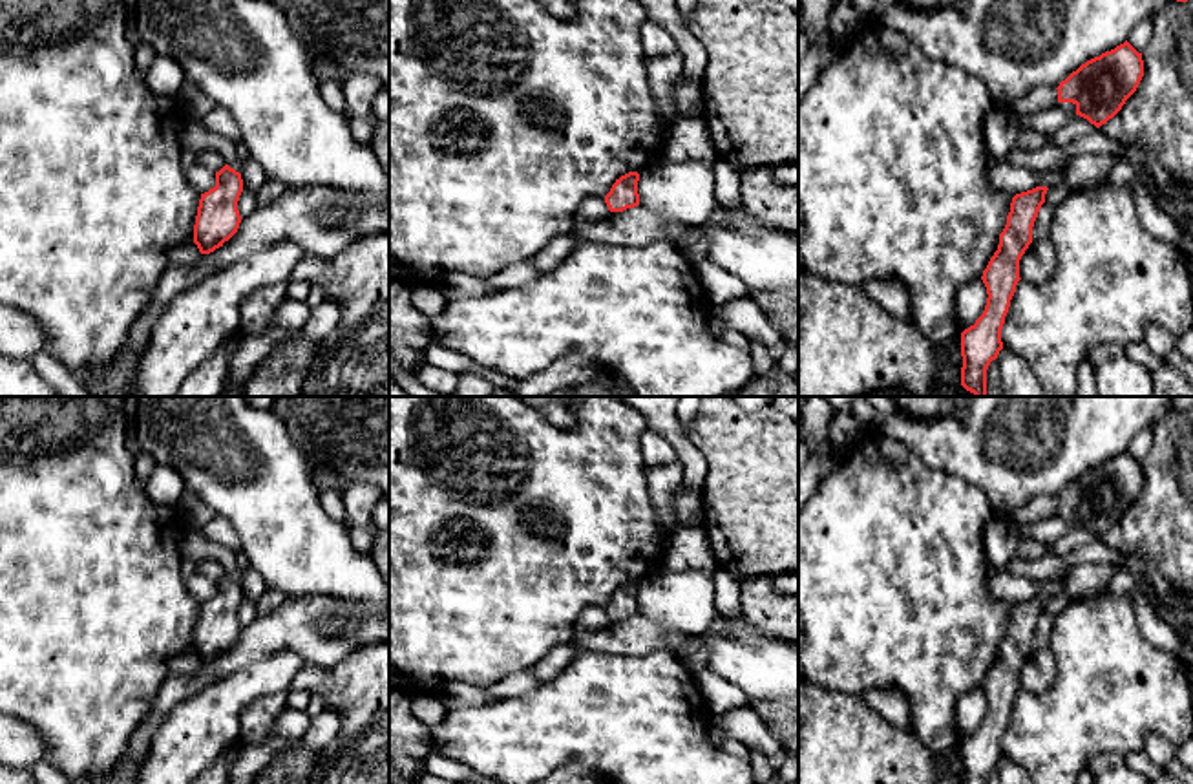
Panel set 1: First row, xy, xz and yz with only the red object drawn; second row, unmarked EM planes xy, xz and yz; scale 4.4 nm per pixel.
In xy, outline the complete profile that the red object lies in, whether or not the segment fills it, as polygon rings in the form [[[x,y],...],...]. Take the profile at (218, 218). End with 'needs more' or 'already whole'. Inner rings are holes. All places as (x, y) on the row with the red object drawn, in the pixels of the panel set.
[[[225,164],[216,172],[216,186],[201,194],[194,225],[194,243],[201,254],[210,254],[223,247],[238,232],[241,192],[241,174]]]; already whole

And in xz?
[[[628,172],[616,179],[610,192],[605,196],[610,212],[623,212],[639,205],[638,181],[638,172]]]; already whole

